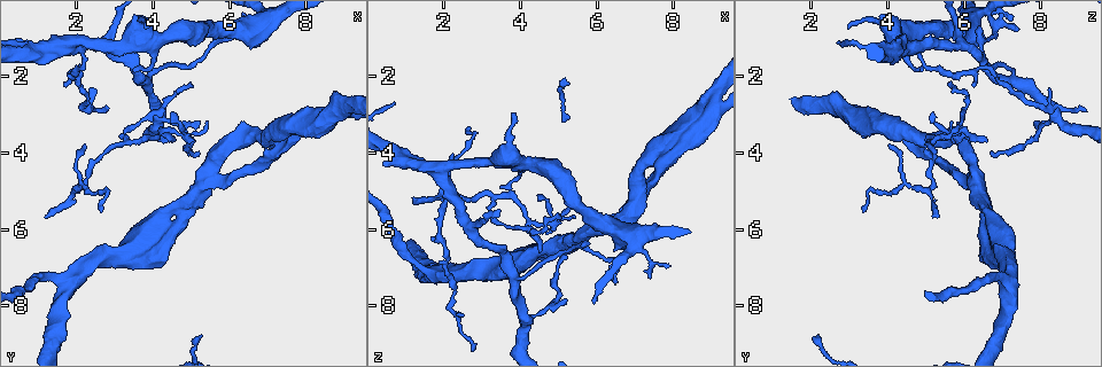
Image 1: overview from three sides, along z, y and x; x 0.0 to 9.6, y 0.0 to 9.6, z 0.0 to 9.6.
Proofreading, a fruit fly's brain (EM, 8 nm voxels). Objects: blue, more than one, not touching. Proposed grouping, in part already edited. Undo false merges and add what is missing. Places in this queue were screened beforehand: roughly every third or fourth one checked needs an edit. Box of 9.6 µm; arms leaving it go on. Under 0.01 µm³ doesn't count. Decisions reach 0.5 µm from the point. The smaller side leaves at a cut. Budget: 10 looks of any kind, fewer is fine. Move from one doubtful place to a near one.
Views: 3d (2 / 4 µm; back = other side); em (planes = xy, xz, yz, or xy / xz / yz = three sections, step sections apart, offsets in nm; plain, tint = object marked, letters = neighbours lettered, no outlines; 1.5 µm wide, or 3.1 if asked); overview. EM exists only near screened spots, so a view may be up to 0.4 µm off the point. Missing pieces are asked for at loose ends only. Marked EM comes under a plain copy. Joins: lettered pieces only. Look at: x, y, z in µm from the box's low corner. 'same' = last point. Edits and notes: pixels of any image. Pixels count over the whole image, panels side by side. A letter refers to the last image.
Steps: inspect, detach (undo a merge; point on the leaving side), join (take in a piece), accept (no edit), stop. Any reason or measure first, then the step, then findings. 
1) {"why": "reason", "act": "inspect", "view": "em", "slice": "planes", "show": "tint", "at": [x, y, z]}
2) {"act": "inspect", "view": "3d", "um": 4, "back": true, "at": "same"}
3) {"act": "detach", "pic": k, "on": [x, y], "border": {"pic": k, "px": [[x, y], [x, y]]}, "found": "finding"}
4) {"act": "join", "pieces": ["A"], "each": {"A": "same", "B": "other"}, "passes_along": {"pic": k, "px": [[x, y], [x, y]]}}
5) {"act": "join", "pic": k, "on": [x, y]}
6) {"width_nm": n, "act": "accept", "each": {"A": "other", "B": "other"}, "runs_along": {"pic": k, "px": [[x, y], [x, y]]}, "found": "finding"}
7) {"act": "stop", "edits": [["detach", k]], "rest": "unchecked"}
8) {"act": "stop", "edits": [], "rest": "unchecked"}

{"why": "branch stops here", "act": "inspect", "view": "3d", "um": 4, "at": [5.20, 3.15, 7.85]}

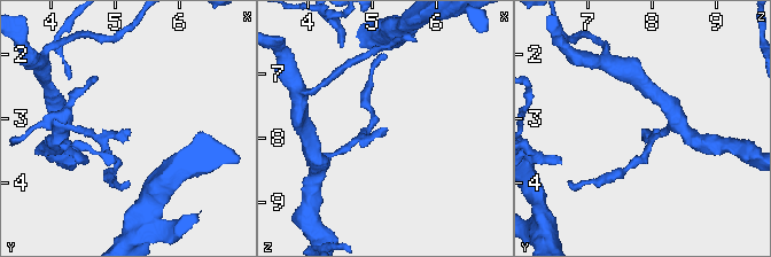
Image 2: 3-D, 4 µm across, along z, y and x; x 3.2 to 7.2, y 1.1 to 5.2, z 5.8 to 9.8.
{"act": "inspect", "view": "em", "slice": "planes", "show": "tint", "at": [5.20, 3.15, 7.85]}

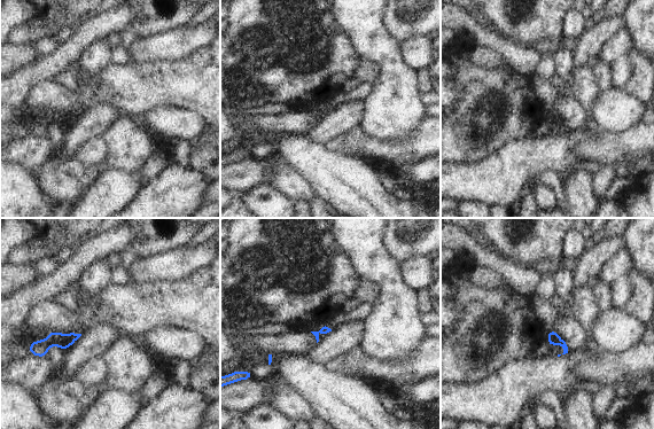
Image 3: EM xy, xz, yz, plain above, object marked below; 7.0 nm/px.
{"act": "inspect", "view": "em", "slice": "planes", "show": "letters", "at": "same"}

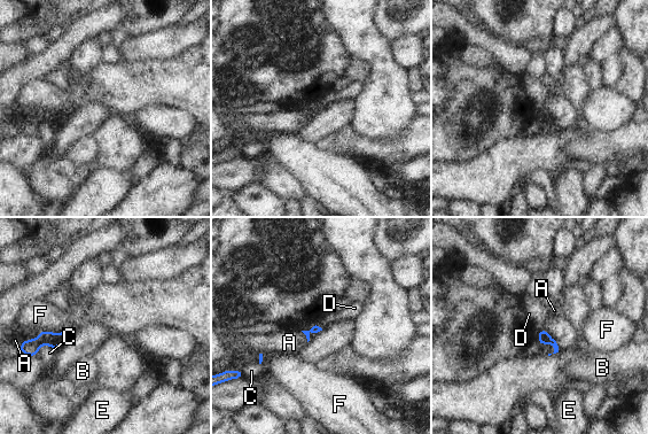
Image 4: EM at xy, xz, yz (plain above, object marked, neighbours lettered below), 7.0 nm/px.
{"act": "accept", "each": {"A": "other", "B": "other", "C": "other", "D": "other", "E": "other", "F": "other"}, "border": {"pic": 4, "px": [[321, 327], [315, 325], [302, 331]]}, "found": "no lettered piece goes on from it"}

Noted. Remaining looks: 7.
{"why": "sharp bend", "act": "inspect", "view": "3d", "um": 2, "at": [2.10, 4.95, 5.00]}

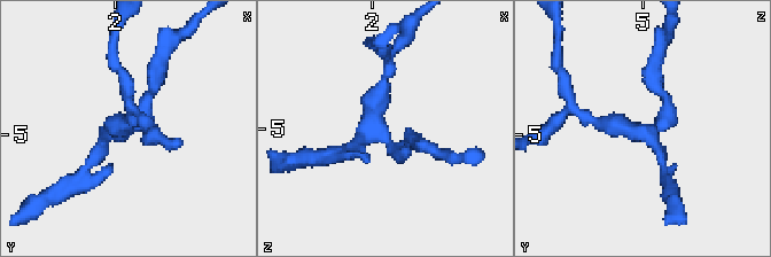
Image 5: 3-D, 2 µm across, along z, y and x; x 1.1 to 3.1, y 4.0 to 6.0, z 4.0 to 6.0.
{"why": "now the EM", "act": "inspect", "view": "em", "slice": "planes", "show": "letters", "at": [2.04, 4.96, 4.98]}

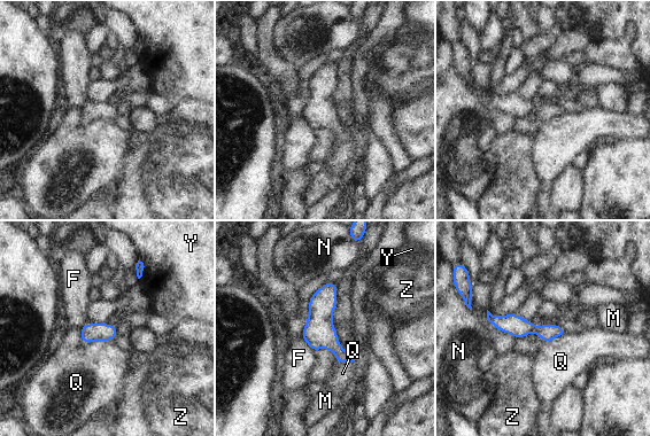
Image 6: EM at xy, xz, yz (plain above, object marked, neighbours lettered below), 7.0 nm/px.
{"act": "accept", "each": {"F": "other", "M": "other", "N": "other", "Q": "other", "Y": "other", "Z": "other"}, "runs_along": {"pic": 6, "px": [[490, 318], [518, 327], [562, 332]]}, "found": "continuous, no second neuron"}

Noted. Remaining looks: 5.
{"why": "free end", "act": "inspect", "view": "3d", "um": 4, "at": [2.55, 2.35, 8.20]}

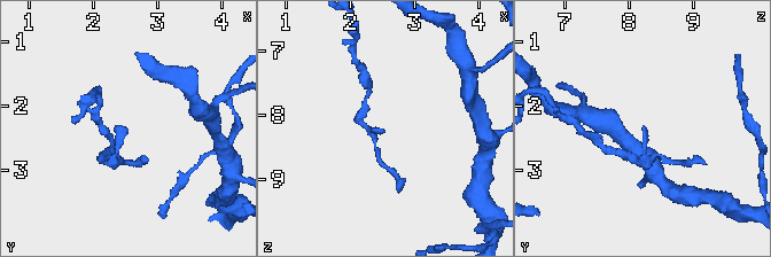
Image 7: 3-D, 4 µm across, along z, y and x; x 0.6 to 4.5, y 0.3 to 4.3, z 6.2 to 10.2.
{"why": "shape alone is not enough", "act": "inspect", "view": "em", "slice": "planes", "show": "letters", "at": [2.55, 2.30, 8.20]}

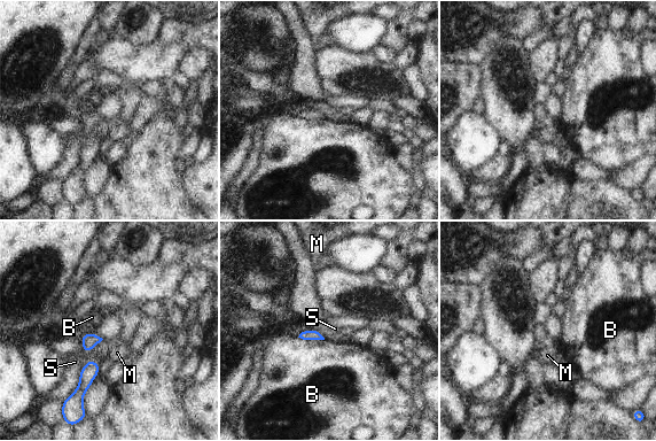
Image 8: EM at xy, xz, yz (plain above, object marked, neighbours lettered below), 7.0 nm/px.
{"act": "accept", "each": {"B": "other", "M": "other", "S": "other"}, "found": "none of them fits"}

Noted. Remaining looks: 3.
{"act": "inspect", "view": "em", "slice": "xz", "step": 8, "show": "tint", "at": [3.35, 3.65, 5.15]}

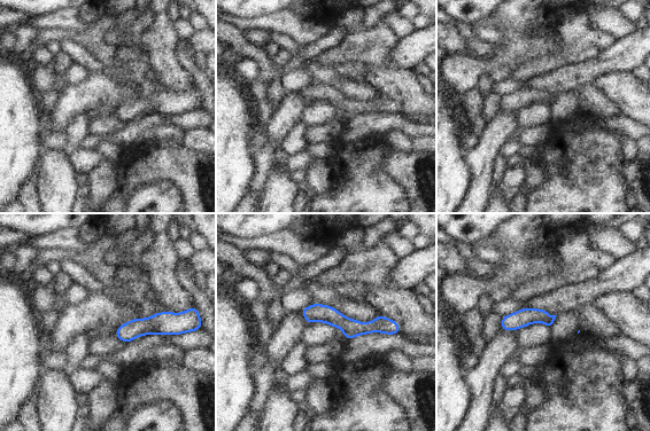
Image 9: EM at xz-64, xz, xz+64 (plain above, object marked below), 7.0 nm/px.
{"why": "another direction", "act": "inspect", "view": "em", "slice": "planes", "show": "letters", "at": "same"}

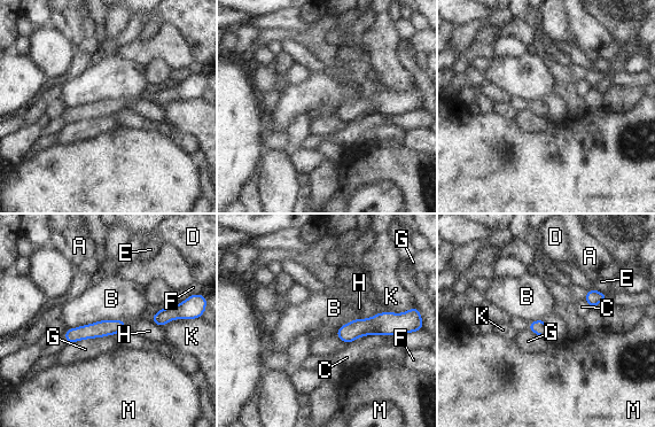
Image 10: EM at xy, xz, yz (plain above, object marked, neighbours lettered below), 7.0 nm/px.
{"width_nm": 80, "act": "accept", "each": {"A": "other", "B": "other", "C": "other", "D": "other", "E": "other", "F": "other", "G": "other", "H": "other", "K": "other", "M": "other"}, "runs_along": {"pic": 10, "px": [[420, 324], [376, 324], [338, 333]]}, "found": "continuous, no second neuron"}

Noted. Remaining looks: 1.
{"act": "stop", "edits": [], "rest": "unchecked"}

